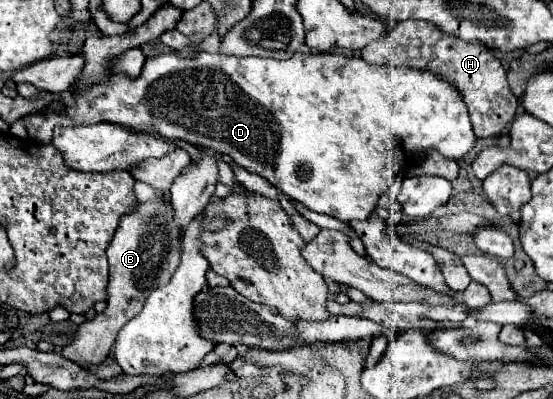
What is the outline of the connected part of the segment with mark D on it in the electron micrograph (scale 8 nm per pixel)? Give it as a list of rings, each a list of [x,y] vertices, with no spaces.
[[[206,51],[196,55],[196,59],[180,59],[180,55],[176,55],[176,53],[164,53],[158,57],[148,57],[144,61],[144,67],[142,67],[142,73],[138,79],[130,79],[128,75],[122,75],[122,73],[110,75],[104,83],[94,83],[88,91],[84,91],[84,95],[74,95],[74,99],[76,99],[76,103],[72,107],[64,107],[62,111],[44,111],[44,113],[26,115],[24,125],[26,125],[28,137],[38,141],[38,143],[50,143],[56,125],[66,125],[66,123],[92,125],[92,123],[100,123],[100,121],[120,123],[120,125],[130,127],[134,131],[156,131],[166,139],[184,139],[196,147],[206,147],[206,149],[212,149],[216,153],[230,155],[234,163],[238,163],[240,167],[244,167],[250,173],[262,175],[264,179],[268,179],[274,187],[278,187],[290,199],[300,201],[302,205],[306,205],[312,211],[332,215],[344,223],[350,223],[356,219],[358,221],[368,219],[380,196],[394,181],[394,174],[408,169],[413,164],[413,160],[424,151],[434,149],[440,155],[444,155],[446,159],[460,161],[476,143],[476,135],[472,131],[472,123],[468,117],[468,107],[466,107],[460,91],[454,85],[450,85],[444,77],[440,77],[432,71],[412,69],[412,67],[372,67],[362,57],[344,57],[338,53],[336,55],[332,55],[332,53],[318,53],[318,55],[296,53],[286,61],[262,59],[262,57],[242,57],[240,59],[240,57],[212,55]]]

